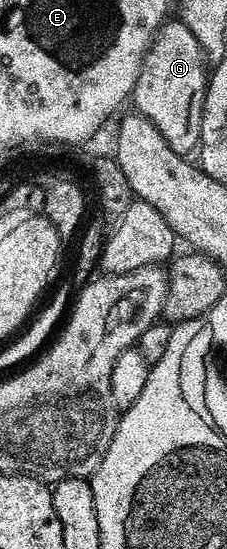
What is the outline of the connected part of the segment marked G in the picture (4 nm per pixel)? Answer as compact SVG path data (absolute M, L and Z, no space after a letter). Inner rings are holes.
M169 20L153 35L153 42L145 53L131 95L131 106L146 118L148 125L163 140L167 140L176 154L188 155L189 150L198 149L201 140L206 85L207 59L201 51L199 40L195 40L195 32L191 32L183 21Z

